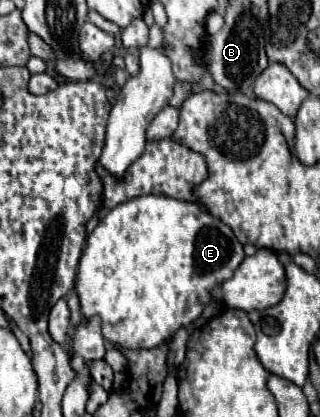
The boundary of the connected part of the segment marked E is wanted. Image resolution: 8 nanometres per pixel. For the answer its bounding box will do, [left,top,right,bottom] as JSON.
[78,196,244,348]

